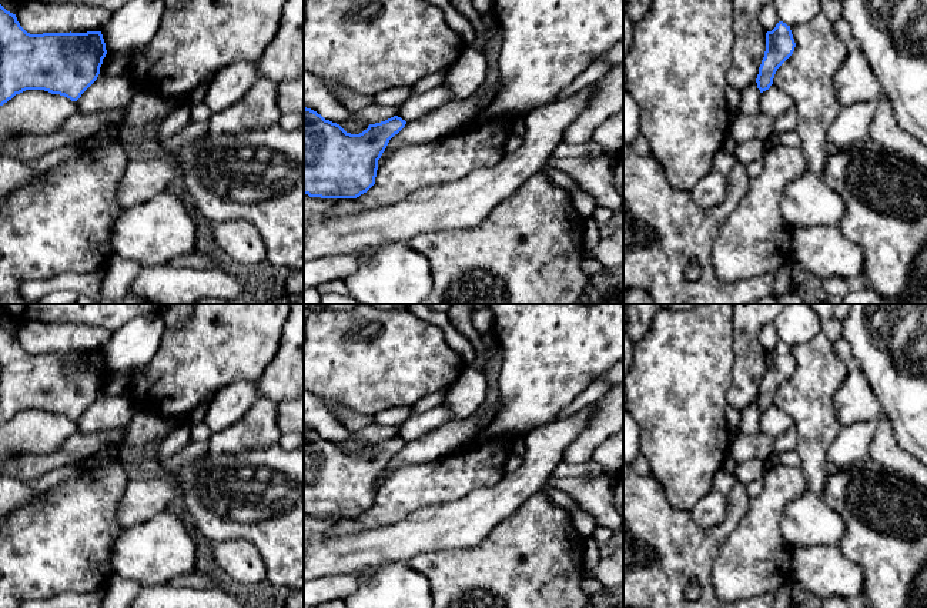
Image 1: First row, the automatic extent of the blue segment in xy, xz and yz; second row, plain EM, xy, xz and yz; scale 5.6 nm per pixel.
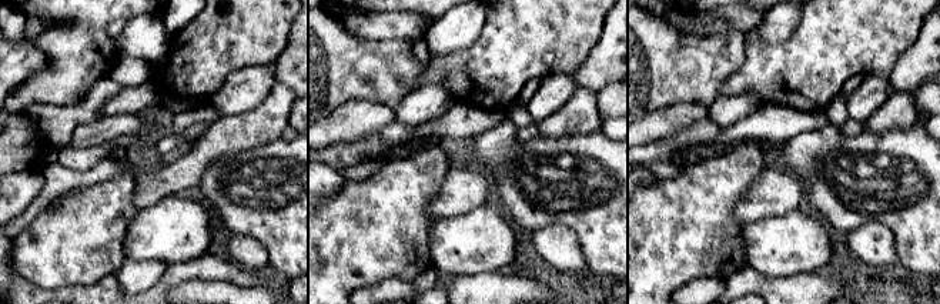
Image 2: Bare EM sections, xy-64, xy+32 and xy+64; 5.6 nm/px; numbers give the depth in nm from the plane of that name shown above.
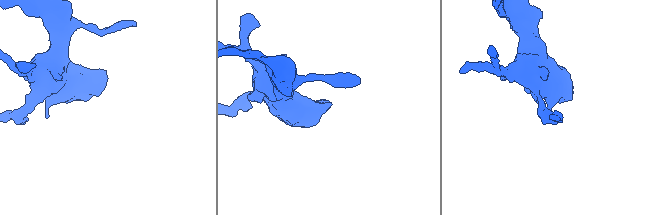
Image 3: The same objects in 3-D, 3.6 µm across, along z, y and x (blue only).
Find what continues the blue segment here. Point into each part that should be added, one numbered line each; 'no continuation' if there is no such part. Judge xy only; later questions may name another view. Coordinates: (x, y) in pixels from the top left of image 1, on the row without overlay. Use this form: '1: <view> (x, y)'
no continuation

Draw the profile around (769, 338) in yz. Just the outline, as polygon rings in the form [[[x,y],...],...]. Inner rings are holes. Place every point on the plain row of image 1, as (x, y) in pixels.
[[[767,324],[762,328],[759,341],[766,351],[772,351],[780,341],[774,324]]]

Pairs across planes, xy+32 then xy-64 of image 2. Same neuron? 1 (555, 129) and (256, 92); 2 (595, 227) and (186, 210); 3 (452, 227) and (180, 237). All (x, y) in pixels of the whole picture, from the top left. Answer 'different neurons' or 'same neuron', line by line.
1: different neurons
2: different neurons
3: same neuron

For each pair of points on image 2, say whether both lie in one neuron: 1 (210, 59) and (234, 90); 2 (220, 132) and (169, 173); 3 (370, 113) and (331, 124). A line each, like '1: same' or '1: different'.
1: different
2: same
3: same

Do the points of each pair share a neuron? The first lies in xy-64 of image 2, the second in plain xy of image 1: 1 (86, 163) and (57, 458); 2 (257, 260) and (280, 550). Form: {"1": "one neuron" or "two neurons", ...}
{"1": "two neurons", "2": "two neurons"}

